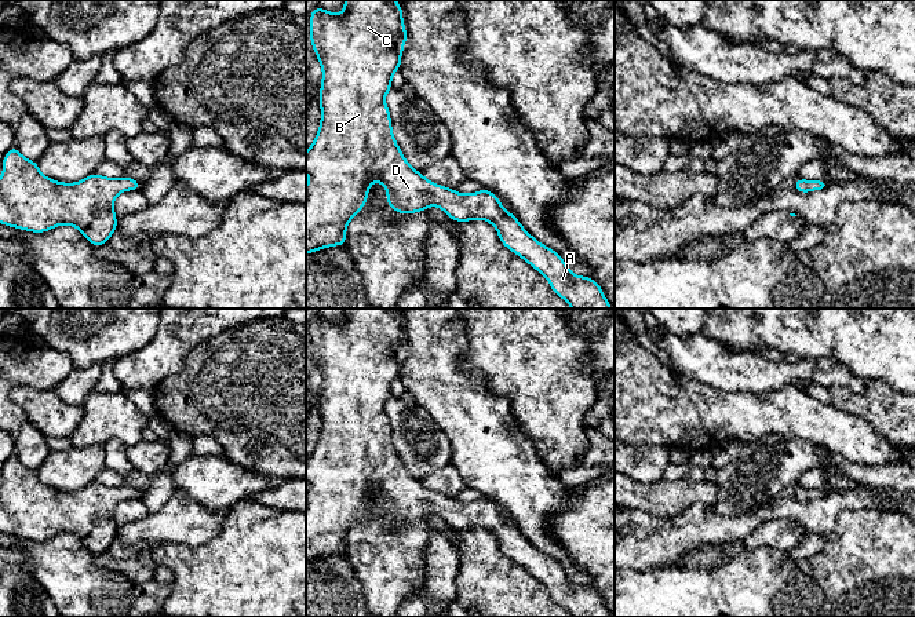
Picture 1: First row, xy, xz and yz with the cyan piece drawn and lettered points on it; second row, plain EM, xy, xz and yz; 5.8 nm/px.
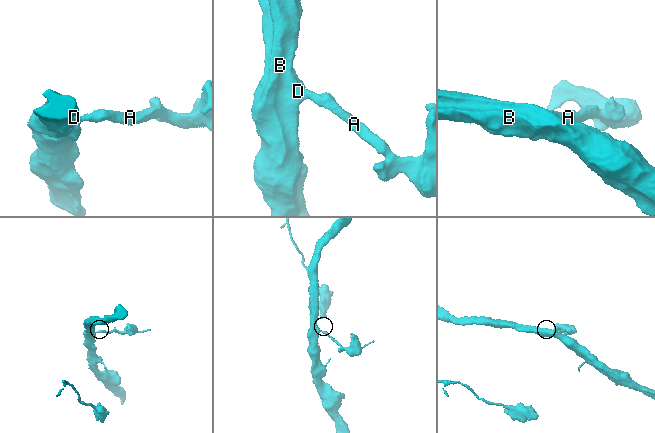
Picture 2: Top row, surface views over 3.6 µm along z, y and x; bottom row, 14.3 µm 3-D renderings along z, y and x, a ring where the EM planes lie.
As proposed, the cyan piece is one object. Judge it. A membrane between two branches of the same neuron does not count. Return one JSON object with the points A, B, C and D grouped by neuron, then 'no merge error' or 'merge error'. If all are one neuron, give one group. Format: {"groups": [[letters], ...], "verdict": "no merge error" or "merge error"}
{"groups": [["A", "B", "C", "D"]], "verdict": "no merge error"}

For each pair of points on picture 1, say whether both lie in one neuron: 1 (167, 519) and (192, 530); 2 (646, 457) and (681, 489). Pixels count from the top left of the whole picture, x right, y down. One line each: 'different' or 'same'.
1: same
2: different

